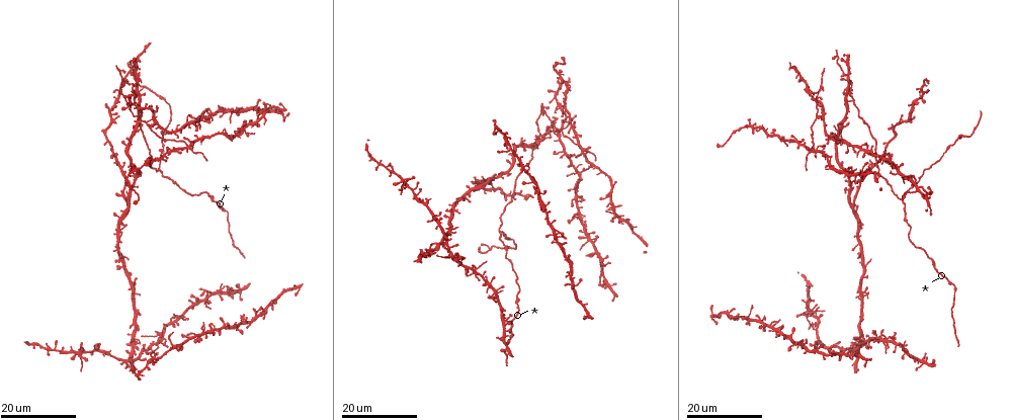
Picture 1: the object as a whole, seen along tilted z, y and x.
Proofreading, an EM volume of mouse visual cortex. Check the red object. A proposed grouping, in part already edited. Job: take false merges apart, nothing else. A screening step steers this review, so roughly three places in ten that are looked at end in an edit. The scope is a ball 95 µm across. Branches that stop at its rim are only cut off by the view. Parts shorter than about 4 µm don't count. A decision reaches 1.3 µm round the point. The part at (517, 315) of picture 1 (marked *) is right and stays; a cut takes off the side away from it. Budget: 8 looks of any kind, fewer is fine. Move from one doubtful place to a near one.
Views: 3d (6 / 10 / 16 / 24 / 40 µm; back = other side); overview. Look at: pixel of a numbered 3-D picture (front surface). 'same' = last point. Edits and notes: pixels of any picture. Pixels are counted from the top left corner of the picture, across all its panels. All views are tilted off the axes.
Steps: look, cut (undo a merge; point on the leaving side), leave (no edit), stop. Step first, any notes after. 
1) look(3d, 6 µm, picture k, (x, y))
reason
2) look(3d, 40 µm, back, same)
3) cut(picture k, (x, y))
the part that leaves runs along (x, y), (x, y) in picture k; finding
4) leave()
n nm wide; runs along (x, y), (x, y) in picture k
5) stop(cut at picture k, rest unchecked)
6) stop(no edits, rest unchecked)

look(3d, 24 µm, picture 1, (579, 173))
four-way junction

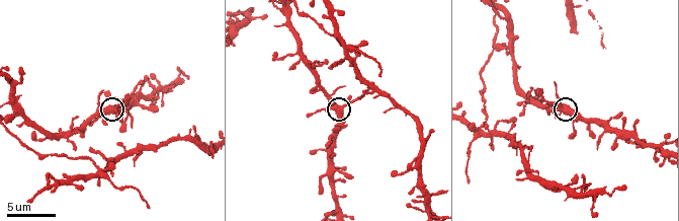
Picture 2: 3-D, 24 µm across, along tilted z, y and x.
look(3d, 6 µm, picture 2, (341, 111))

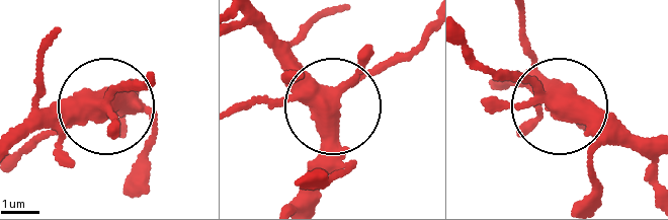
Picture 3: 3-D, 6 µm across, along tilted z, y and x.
leave()
390 nm wide; runs along (242, 11), (326, 99), (426, 35) in picture 3; one neuron here

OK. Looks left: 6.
look(3d, 24 µm, picture 1, (404, 179))
thin arm on a thick one

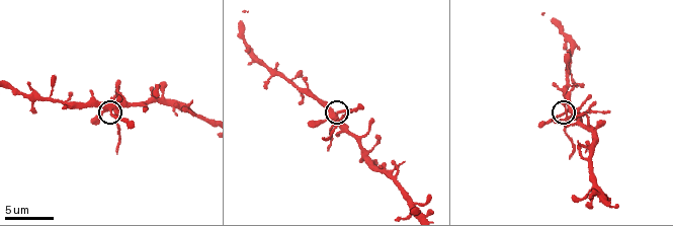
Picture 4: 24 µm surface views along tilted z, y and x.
look(3d, 6 µm, picture 4, (110, 107))

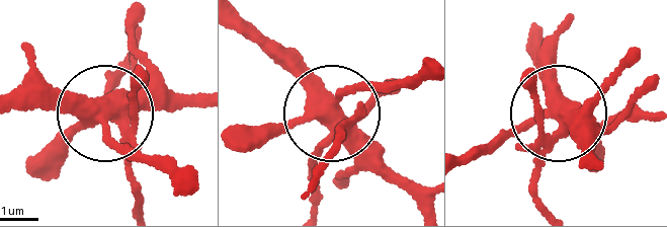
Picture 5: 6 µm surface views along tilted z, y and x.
look(3d, 6 µm, back, picture 5, (328, 101))

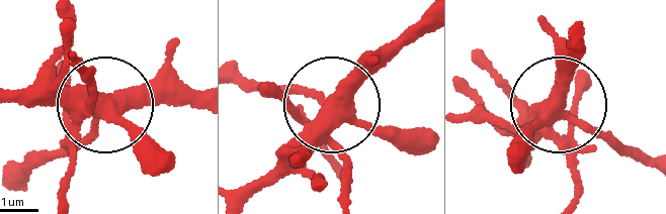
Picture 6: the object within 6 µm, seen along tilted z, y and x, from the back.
leave()
one neuron here

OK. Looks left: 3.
look(3d, 16 µm, picture 1, (475, 271))
looks like a crossing

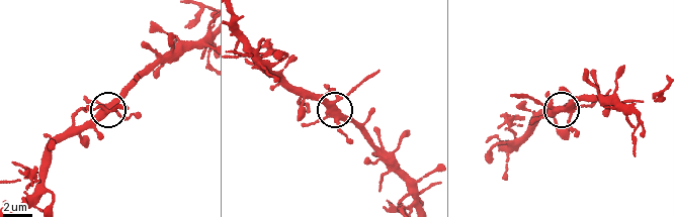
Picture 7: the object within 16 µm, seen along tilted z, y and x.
look(3d, 6 µm, picture 7, (557, 108))
closer look

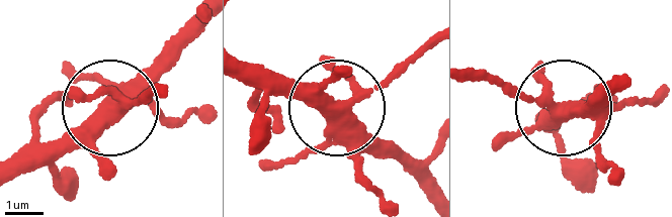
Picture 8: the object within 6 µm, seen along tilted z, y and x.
leave()
runs along (18, 177), (152, 83) in picture 8; all the same neuron

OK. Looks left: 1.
look(3d, 10 µm, picture 2, (483, 133))
four or more arms meet

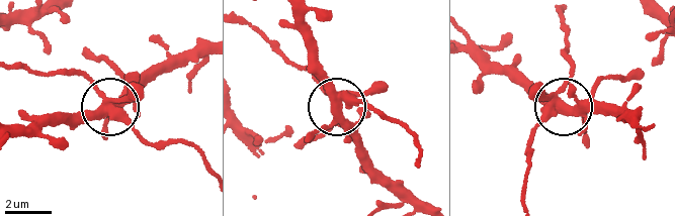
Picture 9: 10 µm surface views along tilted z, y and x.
cut(picture 9, (88, 77))
the part that leaves runs along (105, 100), (69, 74), (19, 65) in picture 9; two neurons meet here

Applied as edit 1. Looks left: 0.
stop(cut at picture 9, rest unchecked)

